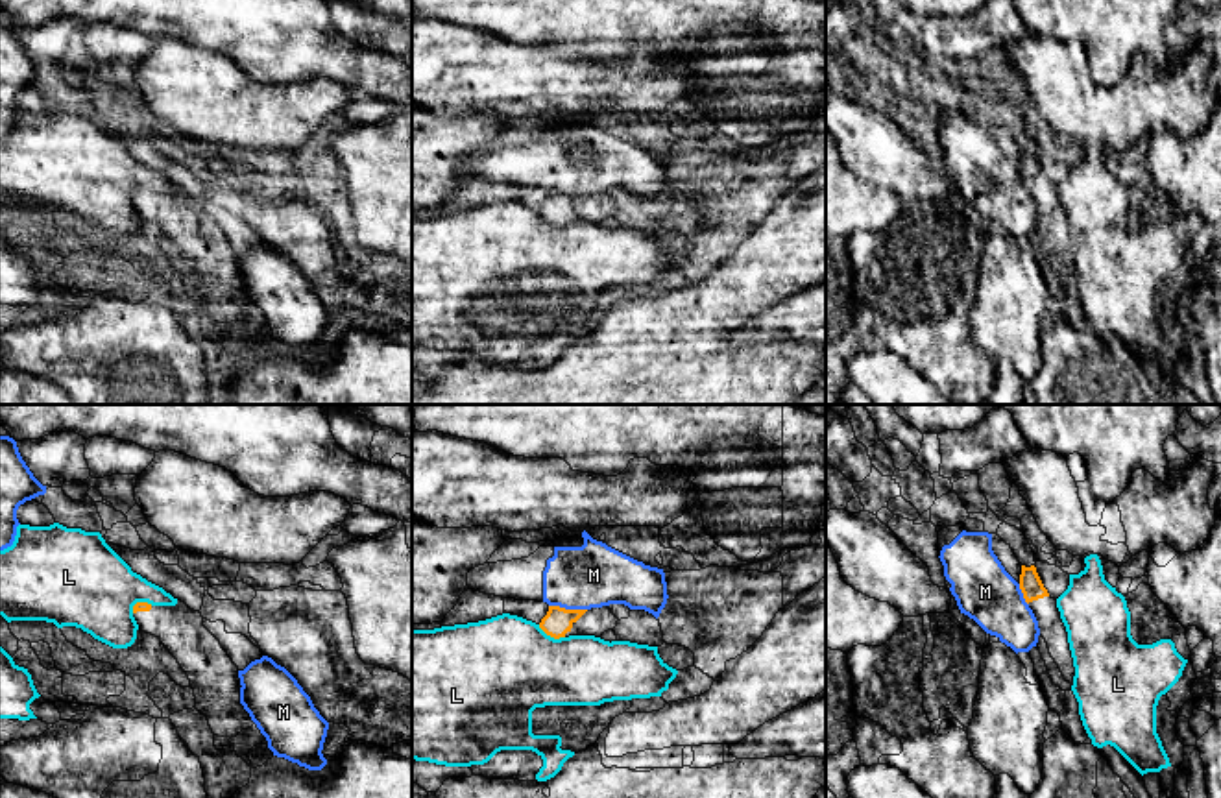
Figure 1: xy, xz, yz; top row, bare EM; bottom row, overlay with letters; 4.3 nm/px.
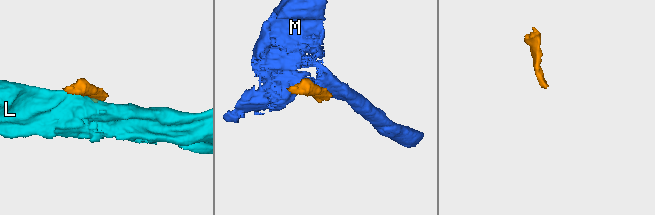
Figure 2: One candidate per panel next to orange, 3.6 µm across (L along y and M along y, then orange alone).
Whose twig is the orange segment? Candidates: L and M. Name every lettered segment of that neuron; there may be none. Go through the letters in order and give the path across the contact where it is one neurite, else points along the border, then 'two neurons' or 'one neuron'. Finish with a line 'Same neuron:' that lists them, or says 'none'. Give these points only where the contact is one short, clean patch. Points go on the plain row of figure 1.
L: border along xz (538, 211), (547, 220), (564, 224); two neurons
M: two neurons
Same neuron: none

